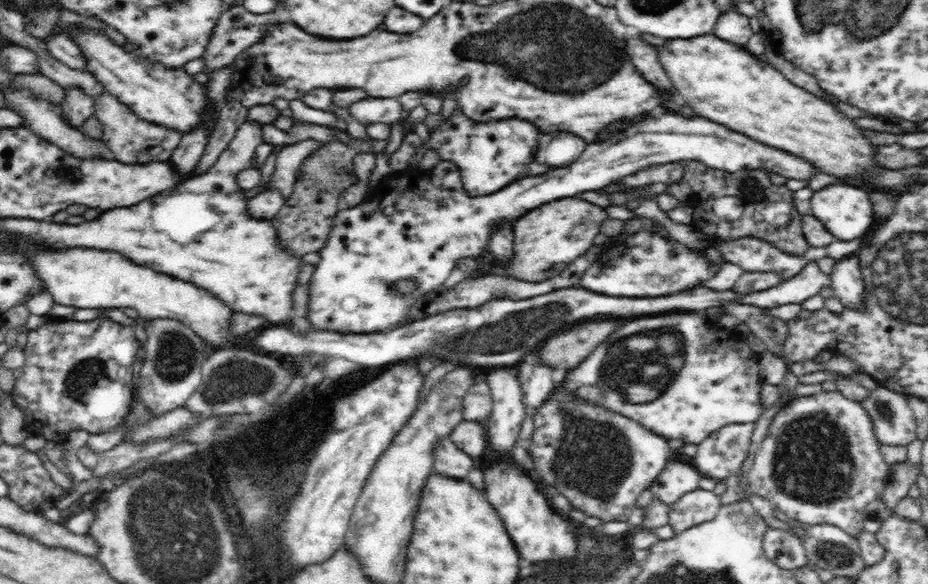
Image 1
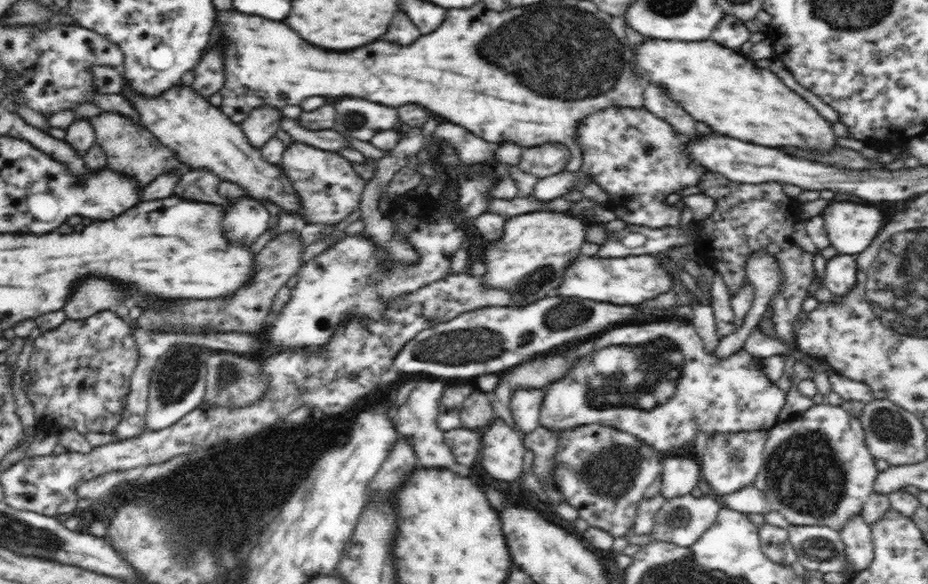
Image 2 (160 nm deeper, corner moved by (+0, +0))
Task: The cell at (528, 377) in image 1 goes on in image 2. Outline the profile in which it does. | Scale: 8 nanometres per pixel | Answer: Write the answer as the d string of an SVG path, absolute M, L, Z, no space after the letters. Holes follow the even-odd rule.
M521 389L512 394L510 405L516 431L521 434L532 432L539 427L540 405L545 394L540 389Z

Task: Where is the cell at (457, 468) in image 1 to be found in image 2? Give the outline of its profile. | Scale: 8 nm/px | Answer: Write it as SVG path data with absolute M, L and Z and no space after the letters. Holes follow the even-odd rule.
M438 378L432 380L432 382L418 382L417 387L412 390L406 403L393 410L392 423L394 423L394 427L396 427L399 436L403 436L403 438L407 438L411 442L419 466L462 470L456 464L450 447L445 443L444 431L439 430L436 424L439 414L439 402L443 393L444 384Z

